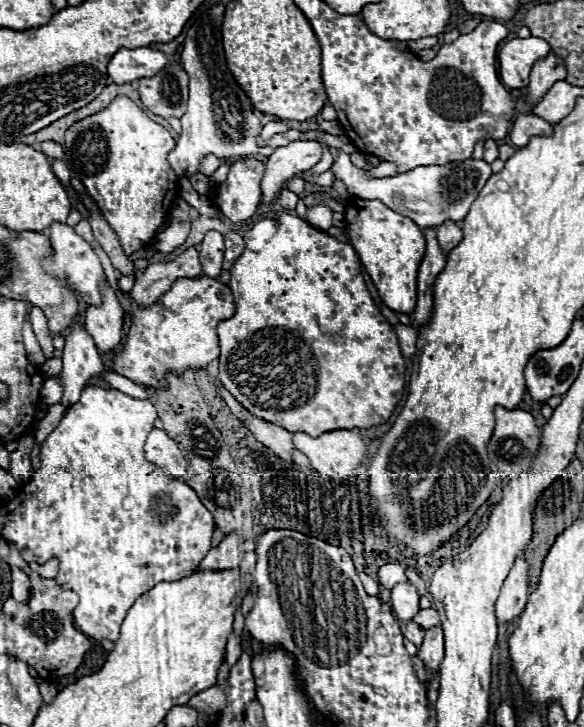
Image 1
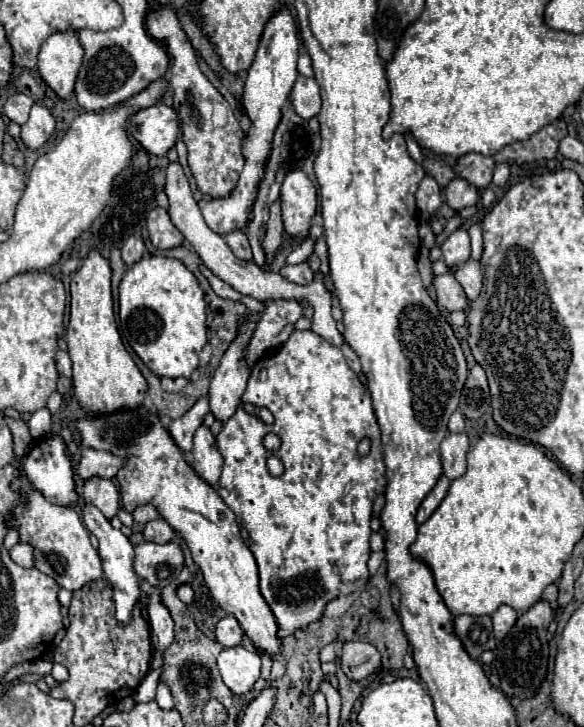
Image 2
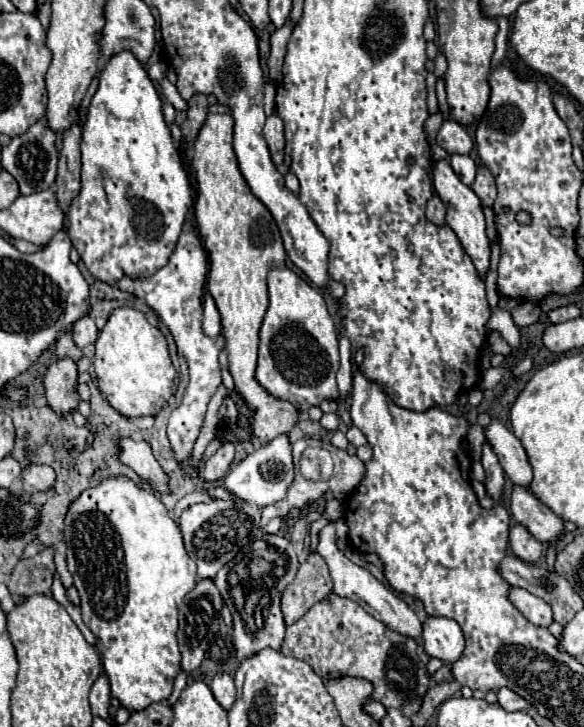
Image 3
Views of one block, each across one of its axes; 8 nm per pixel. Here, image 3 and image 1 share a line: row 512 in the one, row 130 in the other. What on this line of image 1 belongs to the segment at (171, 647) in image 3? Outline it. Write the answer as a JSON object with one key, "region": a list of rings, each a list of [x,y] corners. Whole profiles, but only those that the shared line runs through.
{"region":[[[116,96],[104,110],[74,122],[66,130],[66,136],[64,136],[66,160],[72,172],[82,180],[88,194],[98,204],[104,218],[110,222],[110,226],[118,234],[118,240],[122,242],[122,248],[126,254],[140,250],[148,240],[152,240],[158,234],[156,230],[166,222],[170,206],[176,200],[178,178],[168,164],[168,154],[174,148],[176,148],[176,140],[172,132],[156,124],[154,120],[150,120],[148,114],[140,110],[128,96]]]}

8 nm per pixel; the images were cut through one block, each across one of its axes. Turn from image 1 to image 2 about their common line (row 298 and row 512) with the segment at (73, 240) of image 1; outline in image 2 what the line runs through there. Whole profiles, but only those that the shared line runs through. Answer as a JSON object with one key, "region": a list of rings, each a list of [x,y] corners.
{"region":[[[90,504],[84,506],[84,524],[100,542],[98,552],[100,552],[100,558],[102,558],[104,578],[112,584],[112,592],[114,592],[112,600],[114,600],[114,606],[116,606],[116,620],[118,620],[118,624],[126,626],[126,624],[130,624],[132,610],[134,610],[134,606],[138,604],[138,598],[140,598],[140,578],[134,572],[134,546],[120,530],[112,528],[112,524],[104,518],[104,514],[96,506],[90,506]]]}

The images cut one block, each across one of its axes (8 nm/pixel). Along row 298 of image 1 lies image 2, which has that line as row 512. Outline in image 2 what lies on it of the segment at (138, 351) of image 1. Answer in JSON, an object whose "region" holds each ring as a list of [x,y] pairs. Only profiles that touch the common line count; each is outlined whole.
{"region":[[[142,404],[138,408],[122,408],[110,414],[92,414],[78,420],[76,430],[80,434],[82,448],[104,450],[126,460],[116,474],[116,480],[122,486],[124,510],[134,512],[138,506],[152,504],[160,516],[186,540],[192,558],[220,608],[234,614],[252,642],[264,648],[272,660],[280,660],[282,644],[276,636],[278,626],[270,606],[260,594],[258,566],[250,548],[240,536],[236,516],[218,496],[216,488],[202,480],[186,462],[160,414]]]}

